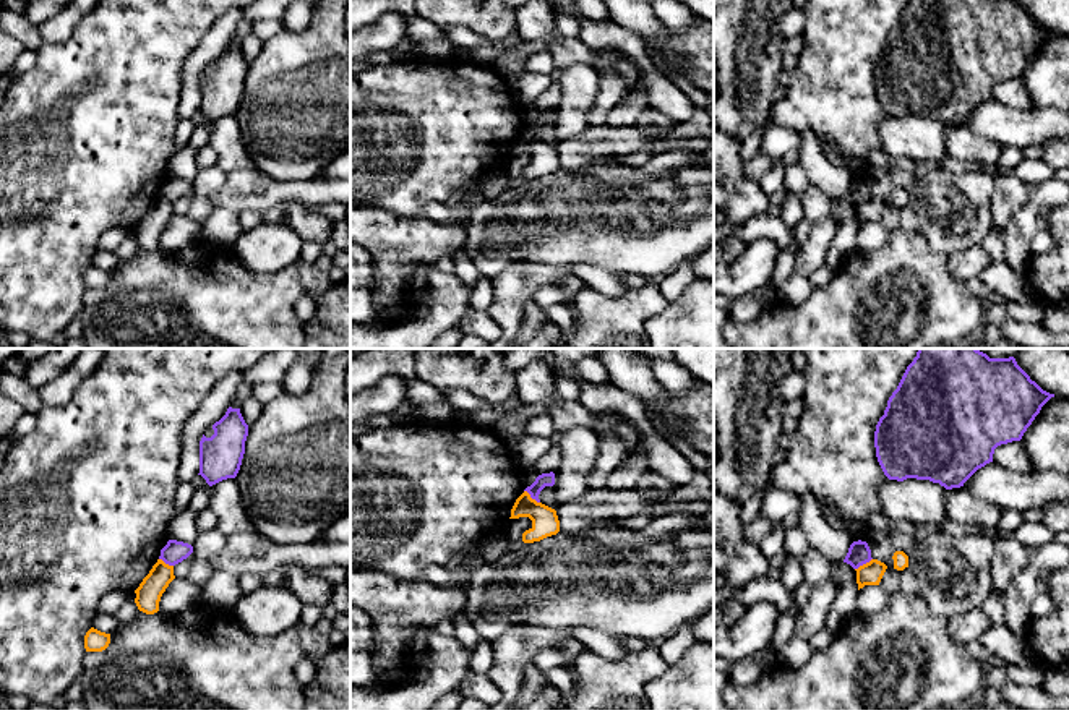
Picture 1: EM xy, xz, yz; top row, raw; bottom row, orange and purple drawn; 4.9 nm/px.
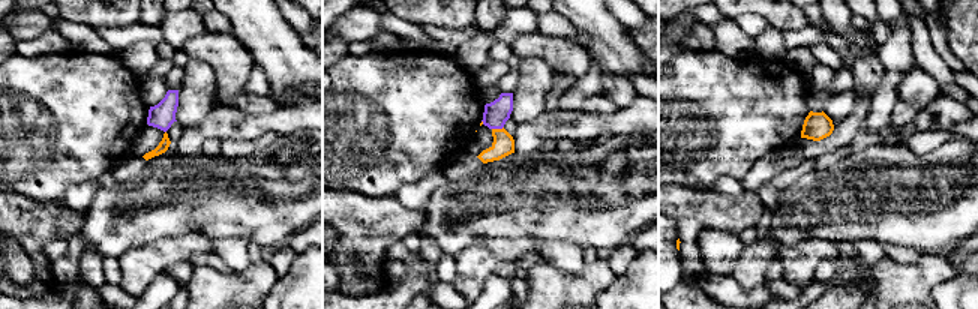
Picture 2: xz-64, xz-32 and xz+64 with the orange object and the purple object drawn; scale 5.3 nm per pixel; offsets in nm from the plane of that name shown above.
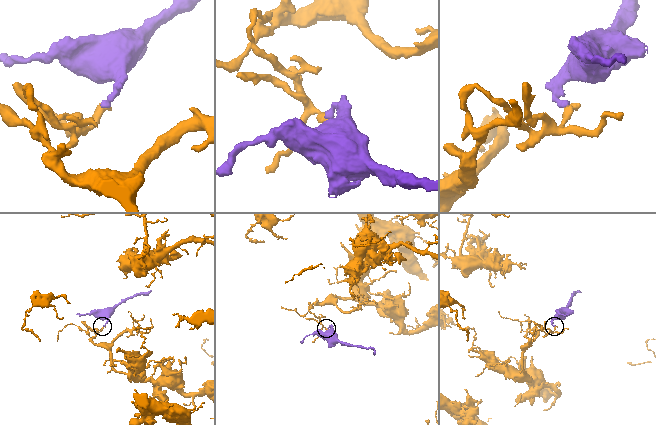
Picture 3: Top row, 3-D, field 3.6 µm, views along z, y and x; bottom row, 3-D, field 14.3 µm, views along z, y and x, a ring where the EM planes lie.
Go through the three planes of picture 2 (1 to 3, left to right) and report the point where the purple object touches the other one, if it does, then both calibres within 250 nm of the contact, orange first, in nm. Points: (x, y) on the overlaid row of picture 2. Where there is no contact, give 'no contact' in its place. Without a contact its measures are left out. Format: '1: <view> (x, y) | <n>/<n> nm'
1: no contact
2: xz-32 (497, 129) | 120/140 nm
3: no contact

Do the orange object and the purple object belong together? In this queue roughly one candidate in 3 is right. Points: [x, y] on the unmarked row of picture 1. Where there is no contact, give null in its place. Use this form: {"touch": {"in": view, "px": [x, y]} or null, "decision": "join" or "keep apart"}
{"touch": {"in": "xz", "px": [531, 135]}, "decision": "keep apart"}

